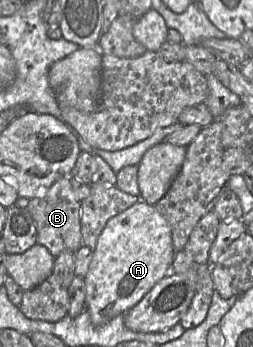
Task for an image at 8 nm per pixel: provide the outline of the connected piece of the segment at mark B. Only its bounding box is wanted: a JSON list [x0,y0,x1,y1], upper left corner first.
[28,177,84,258]

